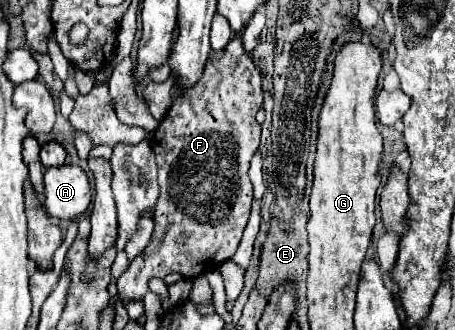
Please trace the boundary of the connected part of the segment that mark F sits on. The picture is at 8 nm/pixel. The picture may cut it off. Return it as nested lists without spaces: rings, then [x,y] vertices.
[[[232,37],[220,59],[208,59],[202,81],[198,81],[194,93],[190,93],[186,101],[172,105],[158,125],[152,139],[160,183],[160,199],[154,215],[154,237],[150,239],[142,255],[136,257],[130,267],[118,277],[120,303],[144,299],[150,277],[180,273],[184,279],[196,279],[208,271],[218,269],[236,253],[252,205],[252,183],[248,177],[248,167],[260,145],[260,125],[256,121],[256,113],[262,107],[260,81],[260,71],[254,65],[252,57],[244,51],[242,37]]]

